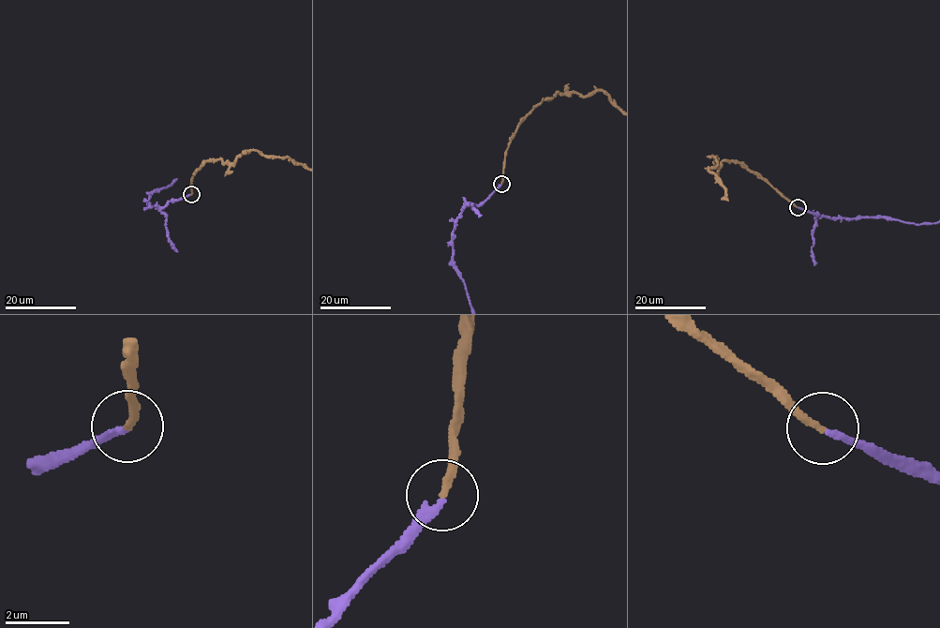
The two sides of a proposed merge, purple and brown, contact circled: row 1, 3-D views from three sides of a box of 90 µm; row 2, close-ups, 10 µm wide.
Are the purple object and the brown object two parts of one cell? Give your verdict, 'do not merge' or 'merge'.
merge

